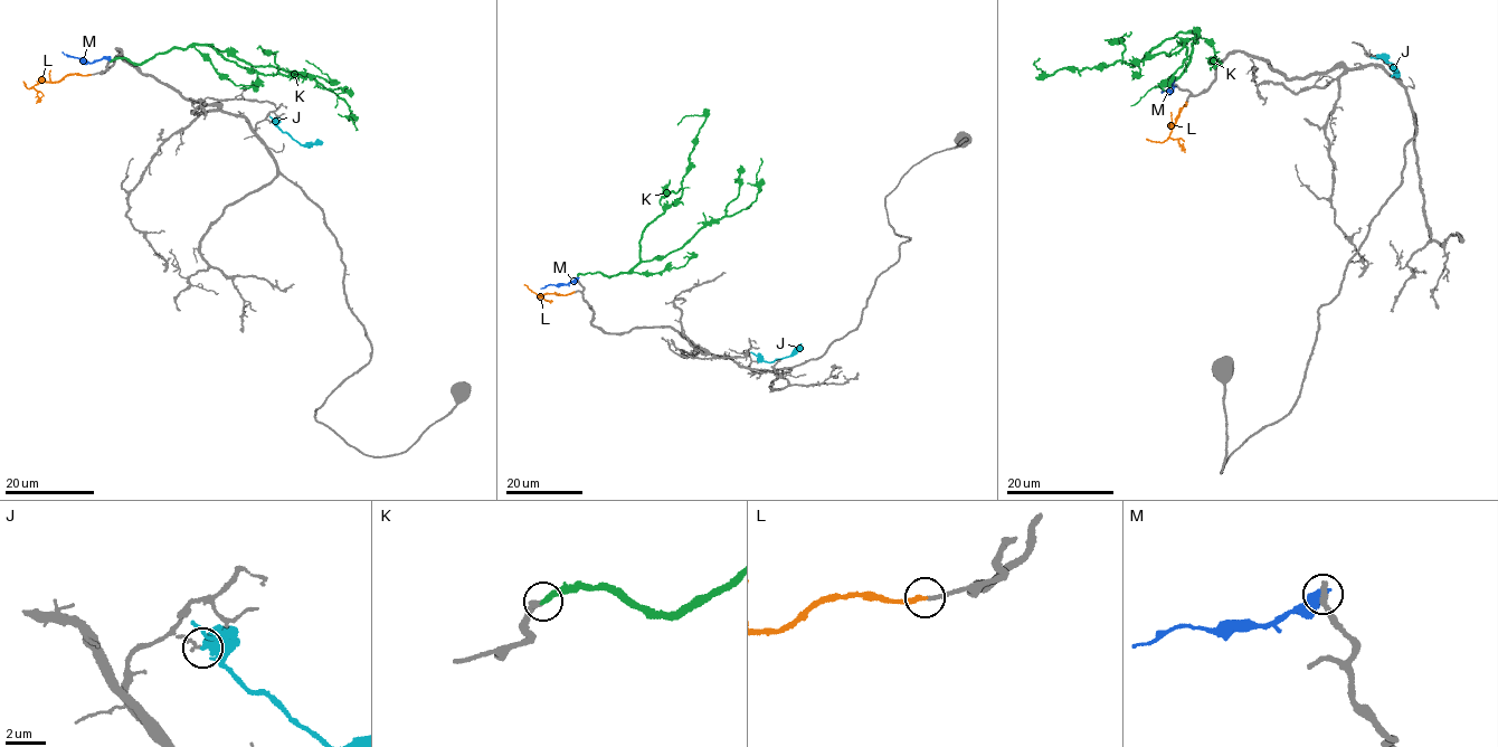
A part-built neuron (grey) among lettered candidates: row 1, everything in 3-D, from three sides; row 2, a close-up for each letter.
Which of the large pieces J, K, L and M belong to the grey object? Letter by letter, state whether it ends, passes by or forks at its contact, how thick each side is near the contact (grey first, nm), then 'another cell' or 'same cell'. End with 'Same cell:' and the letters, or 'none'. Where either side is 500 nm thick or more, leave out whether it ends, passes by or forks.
J: 140/600 nm | another cell
K: it ends | 280/300 nm | same cell
L: it ends | 200/220 nm | another cell
M: 400/650 nm | another cell
Same cell: K

